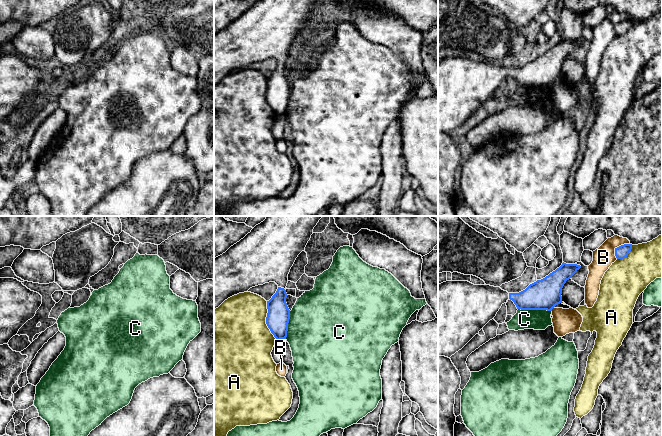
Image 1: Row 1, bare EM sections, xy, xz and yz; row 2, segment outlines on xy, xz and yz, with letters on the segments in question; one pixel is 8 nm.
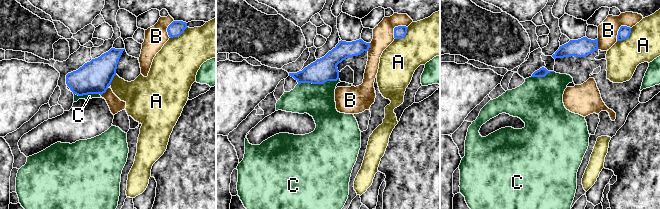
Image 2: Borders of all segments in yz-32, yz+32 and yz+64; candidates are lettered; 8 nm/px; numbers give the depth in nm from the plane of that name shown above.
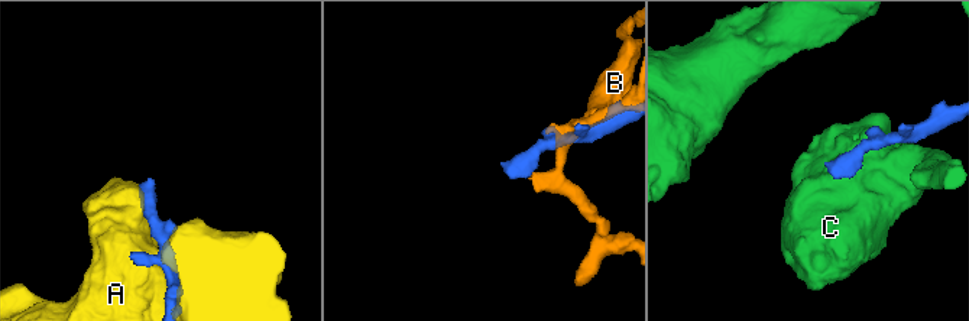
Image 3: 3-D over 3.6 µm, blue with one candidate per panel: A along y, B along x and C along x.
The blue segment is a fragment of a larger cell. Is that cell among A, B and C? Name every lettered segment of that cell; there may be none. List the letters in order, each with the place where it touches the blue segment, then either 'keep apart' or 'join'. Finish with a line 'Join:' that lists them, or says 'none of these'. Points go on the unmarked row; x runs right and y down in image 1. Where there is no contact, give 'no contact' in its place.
A: xz (266, 97) | keep apart
B: yz (617, 23) | keep apart
C: yz (535, 85) | keep apart
Join: none of these

